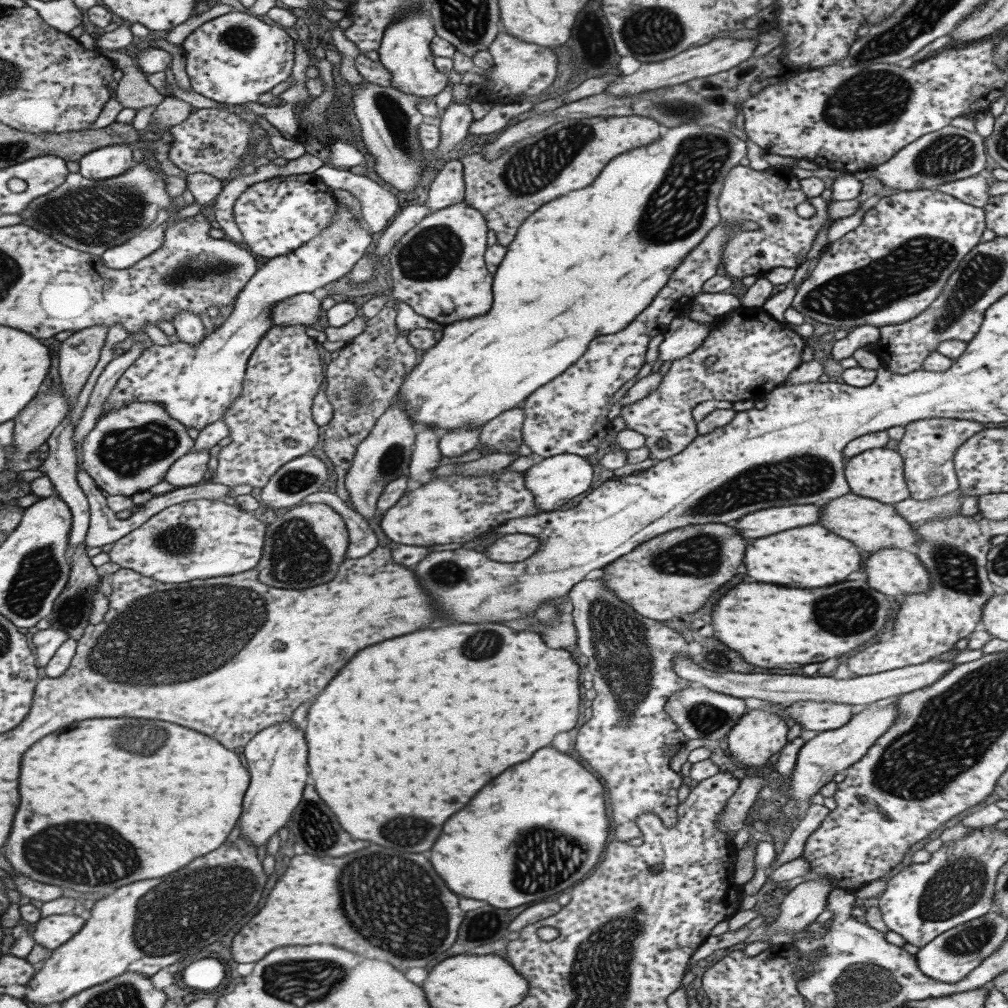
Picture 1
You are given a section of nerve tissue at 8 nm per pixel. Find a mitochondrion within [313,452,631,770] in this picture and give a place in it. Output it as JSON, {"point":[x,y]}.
{"point":[483,644]}

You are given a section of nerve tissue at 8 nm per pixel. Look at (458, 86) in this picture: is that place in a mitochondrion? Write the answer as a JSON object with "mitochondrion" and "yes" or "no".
{"mitochondrion":"no"}

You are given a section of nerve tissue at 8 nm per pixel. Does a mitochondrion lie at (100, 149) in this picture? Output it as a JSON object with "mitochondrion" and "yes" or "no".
{"mitochondrion":"no"}

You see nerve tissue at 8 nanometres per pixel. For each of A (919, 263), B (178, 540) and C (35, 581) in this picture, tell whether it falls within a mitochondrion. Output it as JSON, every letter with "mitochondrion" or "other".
{"A":"mitochondrion","B":"mitochondrion","C":"mitochondrion"}

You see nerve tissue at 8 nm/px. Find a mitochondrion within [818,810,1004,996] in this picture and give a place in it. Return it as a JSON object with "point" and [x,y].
{"point":[957,886]}

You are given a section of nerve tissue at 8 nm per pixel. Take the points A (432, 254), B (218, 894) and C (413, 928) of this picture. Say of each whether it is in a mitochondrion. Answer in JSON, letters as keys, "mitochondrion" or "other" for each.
{"A":"mitochondrion","B":"mitochondrion","C":"mitochondrion"}

